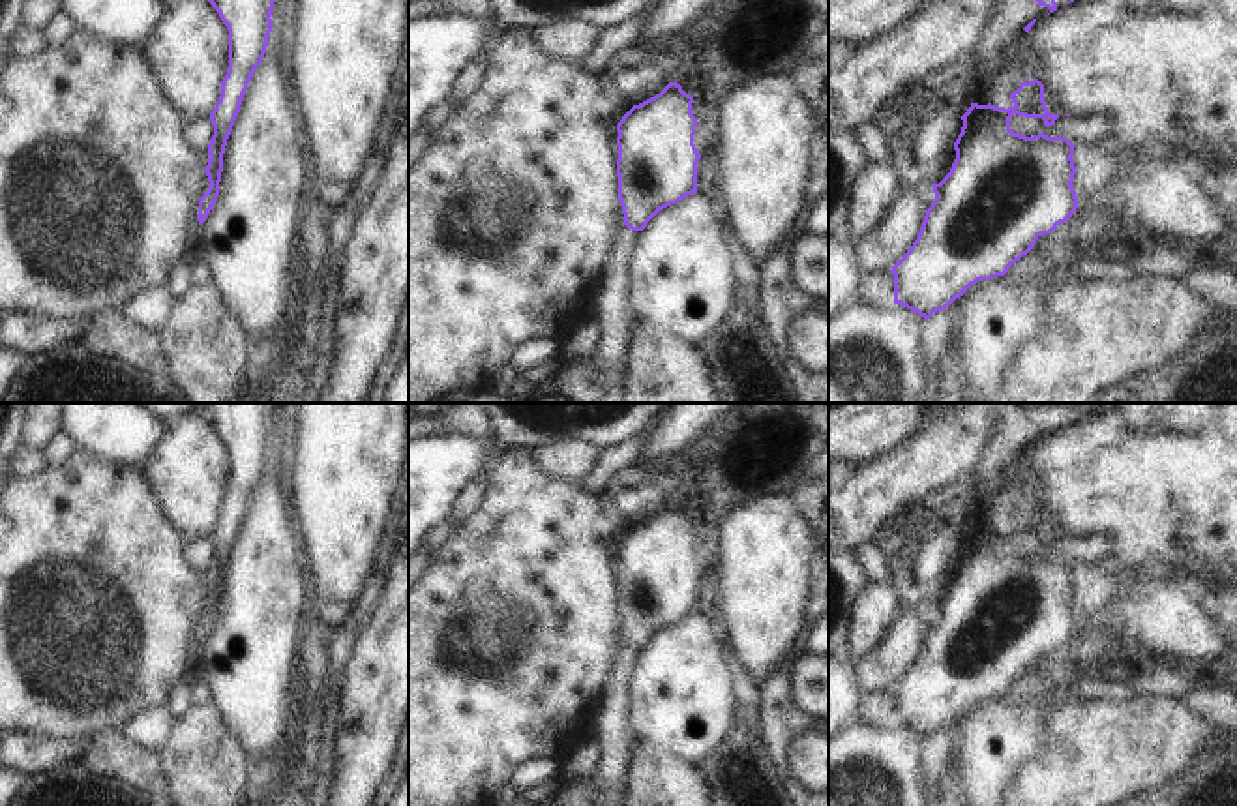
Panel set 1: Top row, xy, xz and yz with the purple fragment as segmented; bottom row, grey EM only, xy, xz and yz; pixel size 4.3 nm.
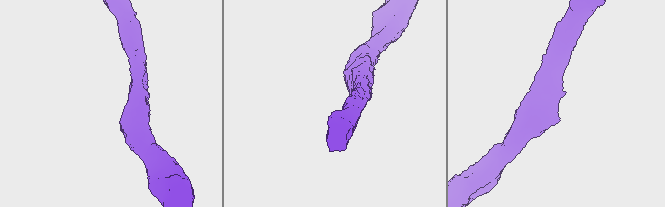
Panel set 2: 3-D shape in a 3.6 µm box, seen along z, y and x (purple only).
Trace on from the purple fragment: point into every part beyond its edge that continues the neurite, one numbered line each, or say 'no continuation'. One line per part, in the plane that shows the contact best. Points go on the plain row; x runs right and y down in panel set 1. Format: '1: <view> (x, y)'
no continuation

